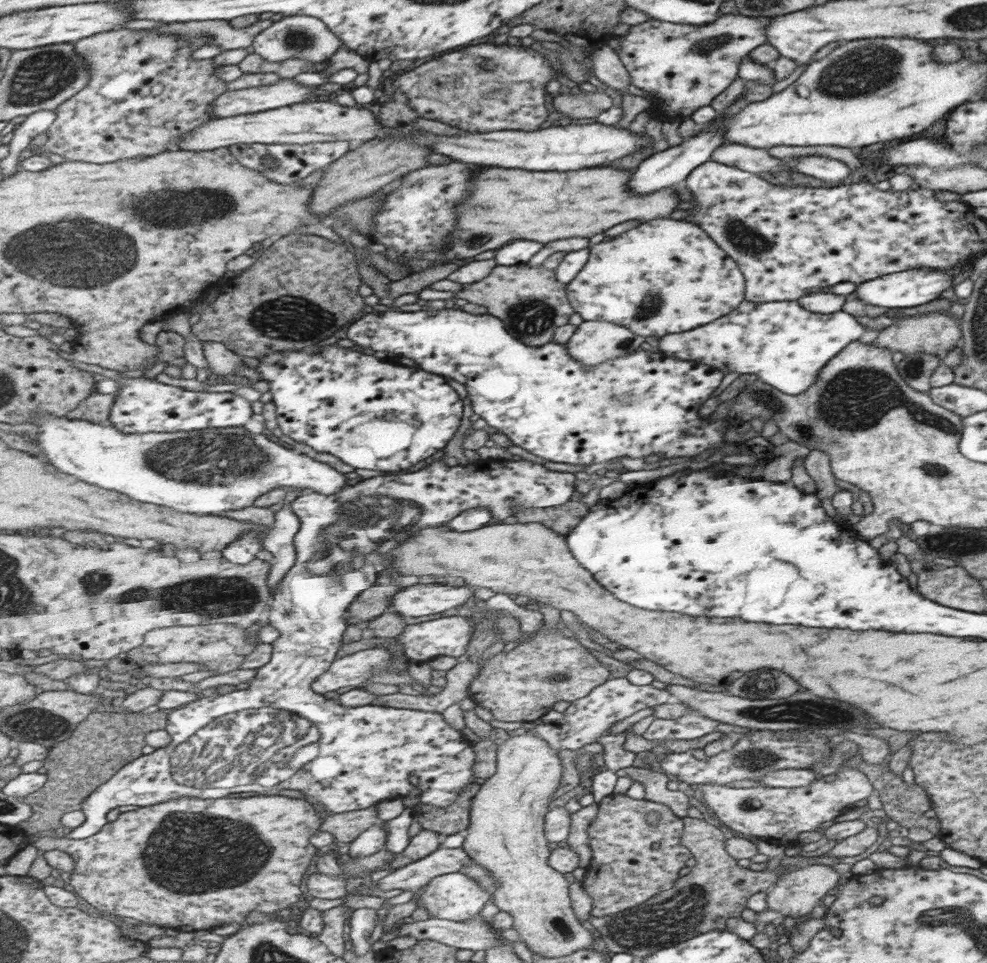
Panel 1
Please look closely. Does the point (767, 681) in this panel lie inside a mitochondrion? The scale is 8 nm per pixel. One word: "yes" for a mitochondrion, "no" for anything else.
yes

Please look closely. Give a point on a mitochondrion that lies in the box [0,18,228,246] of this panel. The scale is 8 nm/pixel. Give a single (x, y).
(41, 77)

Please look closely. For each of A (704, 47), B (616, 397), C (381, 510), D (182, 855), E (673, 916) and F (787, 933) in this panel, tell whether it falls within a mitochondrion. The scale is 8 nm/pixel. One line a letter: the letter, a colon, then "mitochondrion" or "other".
A: mitochondrion
B: mitochondrion
C: mitochondrion
D: mitochondrion
E: mitochondrion
F: other

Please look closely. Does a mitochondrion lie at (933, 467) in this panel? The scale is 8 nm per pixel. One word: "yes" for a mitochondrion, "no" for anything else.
yes

